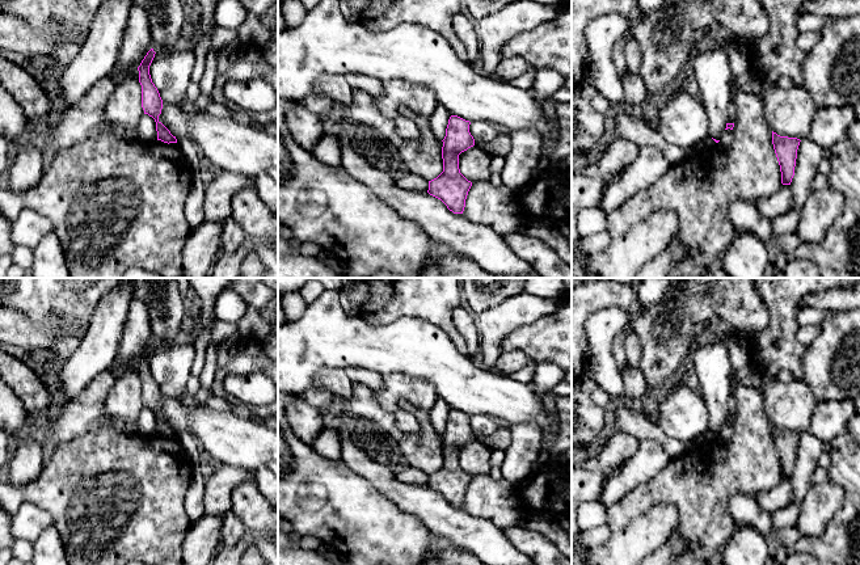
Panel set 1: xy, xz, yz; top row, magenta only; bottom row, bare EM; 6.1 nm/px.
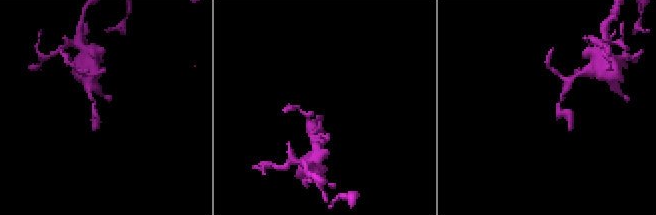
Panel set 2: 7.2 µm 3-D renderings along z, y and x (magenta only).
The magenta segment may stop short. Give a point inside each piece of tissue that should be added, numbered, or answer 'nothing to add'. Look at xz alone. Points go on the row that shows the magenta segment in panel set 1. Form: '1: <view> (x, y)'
nothing to add

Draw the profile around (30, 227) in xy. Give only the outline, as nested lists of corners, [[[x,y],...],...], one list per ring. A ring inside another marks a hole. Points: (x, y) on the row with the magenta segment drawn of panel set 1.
[[[26,206],[18,214],[12,224],[10,235],[16,245],[35,249],[42,239],[54,232],[52,223],[43,215],[28,208]]]

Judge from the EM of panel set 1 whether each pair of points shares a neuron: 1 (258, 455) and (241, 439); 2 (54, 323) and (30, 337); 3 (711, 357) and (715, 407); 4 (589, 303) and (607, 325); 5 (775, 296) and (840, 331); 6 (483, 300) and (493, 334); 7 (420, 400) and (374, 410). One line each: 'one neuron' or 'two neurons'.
1: one neuron
2: one neuron
3: one neuron
4: two neurons
5: two neurons
6: two neurons
7: two neurons

